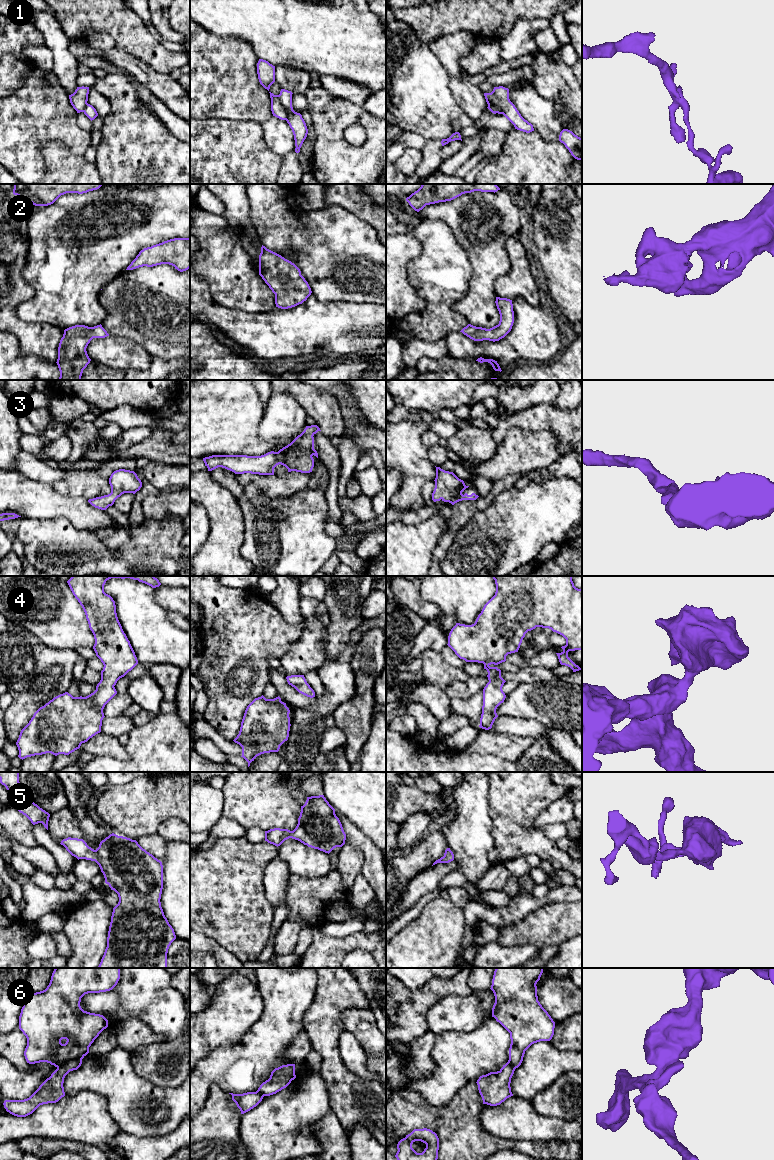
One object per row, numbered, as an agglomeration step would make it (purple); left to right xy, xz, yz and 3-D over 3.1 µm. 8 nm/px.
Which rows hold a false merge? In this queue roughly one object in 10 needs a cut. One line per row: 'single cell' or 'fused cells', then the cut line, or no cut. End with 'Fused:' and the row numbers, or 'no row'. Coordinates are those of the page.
1: fused cells; cut xz (278, 95), (279, 101), (286, 111), (286, 119)
2: single cell; cut none
3: single cell; cut none
4: single cell; cut none
5: single cell; cut none
6: fused cells; cut xy (83, 1056), (65, 1061), (57, 1068)
Fused: 1, 6

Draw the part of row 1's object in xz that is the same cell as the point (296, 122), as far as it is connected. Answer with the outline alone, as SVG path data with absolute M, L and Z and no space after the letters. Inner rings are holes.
M281 89L279 99L283 107L287 111L287 123L292 129L294 140L295 140L295 152L299 153L300 148L307 137L308 129L302 115L293 110L292 107L292 92Z

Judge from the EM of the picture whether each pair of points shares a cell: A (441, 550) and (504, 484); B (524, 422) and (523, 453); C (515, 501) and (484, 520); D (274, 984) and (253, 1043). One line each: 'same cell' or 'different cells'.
A: same cell
B: different cells
C: same cell
D: same cell

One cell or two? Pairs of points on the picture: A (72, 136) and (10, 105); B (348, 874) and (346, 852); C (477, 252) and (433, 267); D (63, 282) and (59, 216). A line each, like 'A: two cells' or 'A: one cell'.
A: one cell
B: one cell
C: two cells
D: one cell

